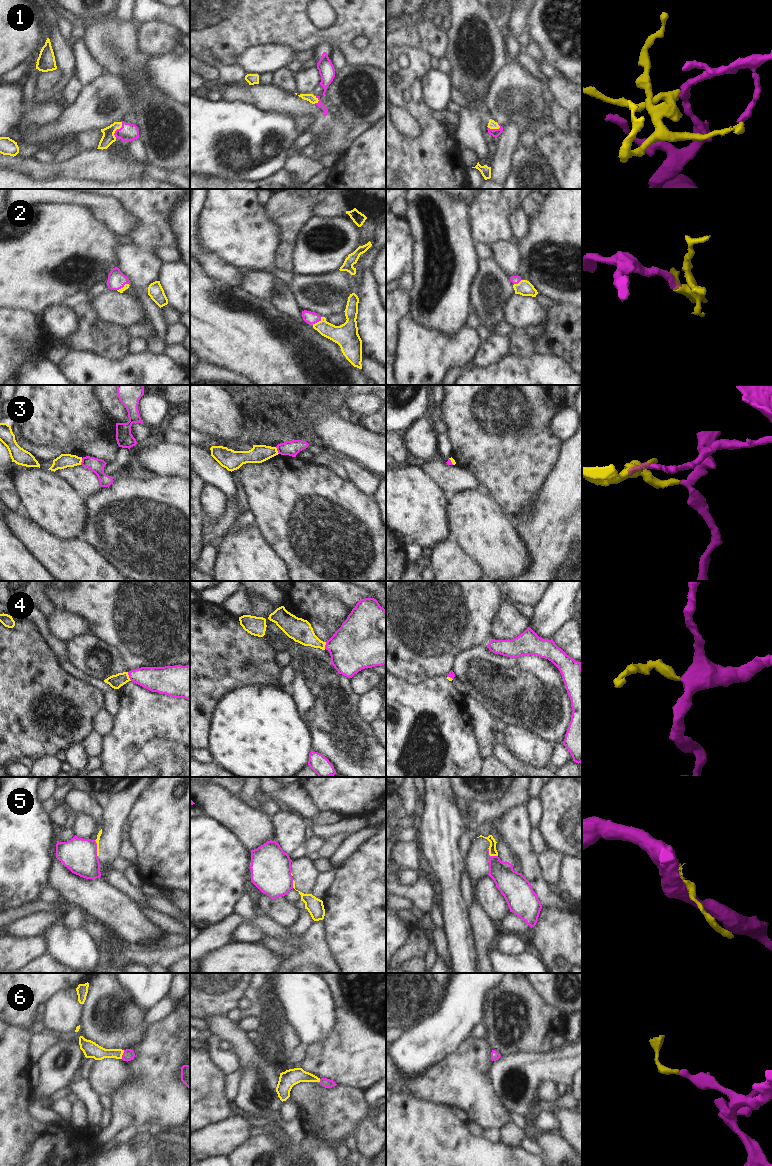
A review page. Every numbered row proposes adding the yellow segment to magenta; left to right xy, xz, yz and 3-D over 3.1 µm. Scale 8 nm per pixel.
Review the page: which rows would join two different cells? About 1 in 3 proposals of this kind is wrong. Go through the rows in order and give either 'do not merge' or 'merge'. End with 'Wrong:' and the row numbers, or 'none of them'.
1: merge
2: merge
3: do not merge
4: merge
5: do not merge
6: merge
Wrong: 3, 5

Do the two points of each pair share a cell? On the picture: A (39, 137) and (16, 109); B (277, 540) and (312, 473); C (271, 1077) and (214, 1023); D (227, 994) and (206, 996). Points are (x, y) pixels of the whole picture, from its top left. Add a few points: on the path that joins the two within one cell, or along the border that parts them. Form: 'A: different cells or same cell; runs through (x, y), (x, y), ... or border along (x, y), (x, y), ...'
A: different cells; border along (52, 120), (39, 125), (30, 124), (22, 136)
B: same cell; runs through (294, 523), (300, 517), (300, 499), (307, 490)
C: same cell; runs through (256, 1062), (229, 1032)
D: same cell; runs through (222, 994), (211, 994)

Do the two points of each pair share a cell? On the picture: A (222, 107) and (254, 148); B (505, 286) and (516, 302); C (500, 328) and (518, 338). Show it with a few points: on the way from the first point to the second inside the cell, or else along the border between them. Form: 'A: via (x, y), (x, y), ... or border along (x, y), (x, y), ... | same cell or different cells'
A: via (227, 117), (248, 138) | same cell
B: border along (514, 293), (504, 306), (505, 318) | different cells
C: border along (514, 328), (508, 336) | different cells

